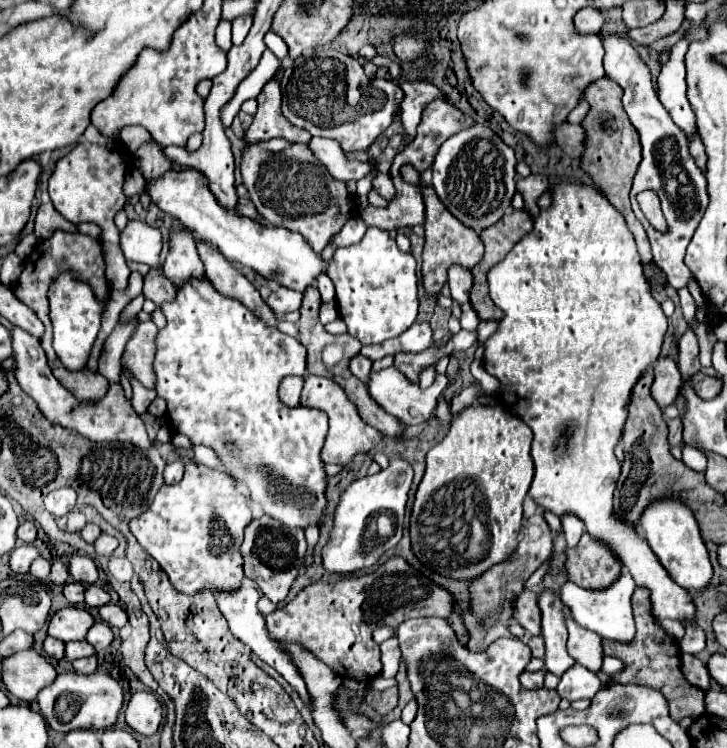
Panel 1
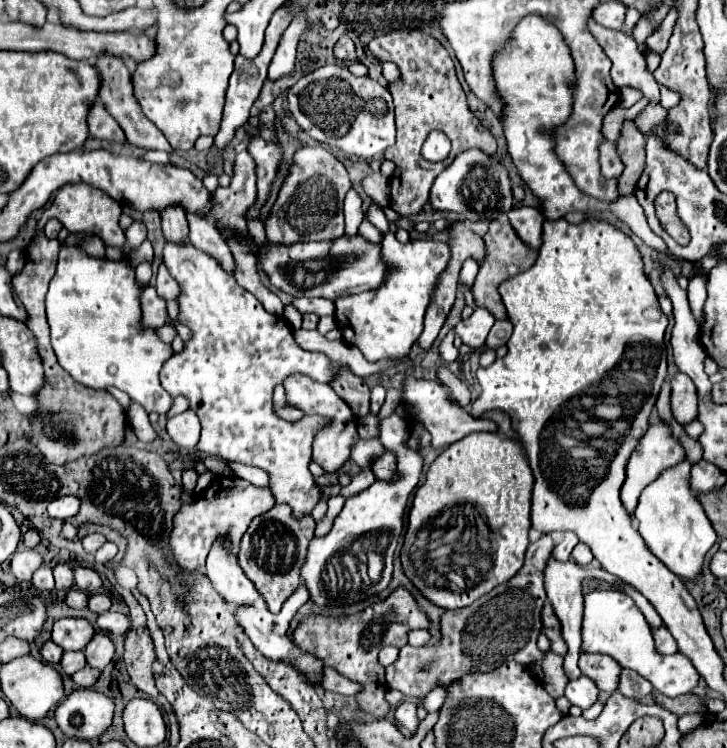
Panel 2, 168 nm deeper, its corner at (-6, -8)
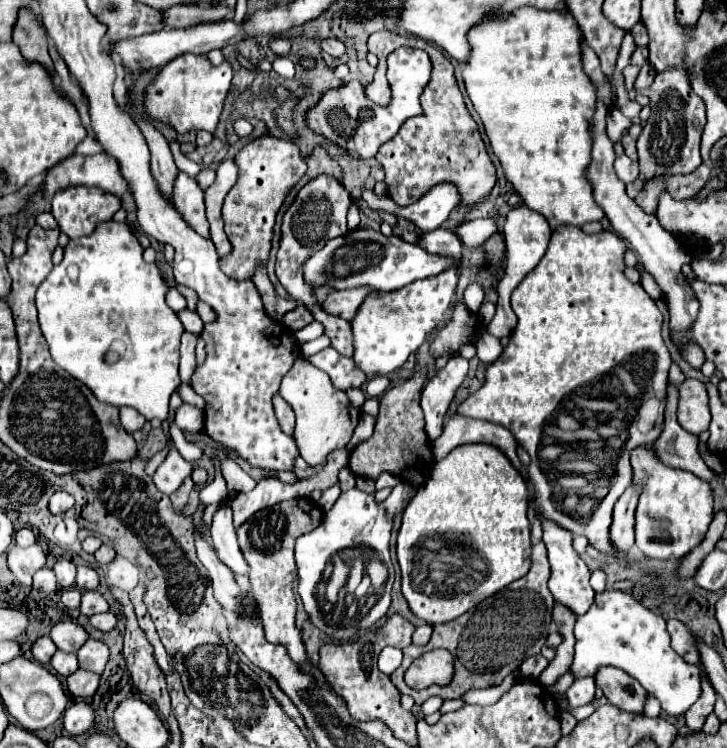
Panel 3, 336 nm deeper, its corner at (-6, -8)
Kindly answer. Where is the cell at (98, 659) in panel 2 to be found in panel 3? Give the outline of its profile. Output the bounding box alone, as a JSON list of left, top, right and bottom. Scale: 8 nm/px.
[76,638,108,674]

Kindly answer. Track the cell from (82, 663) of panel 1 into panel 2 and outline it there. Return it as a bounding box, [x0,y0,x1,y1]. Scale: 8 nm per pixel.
[72,666,100,688]

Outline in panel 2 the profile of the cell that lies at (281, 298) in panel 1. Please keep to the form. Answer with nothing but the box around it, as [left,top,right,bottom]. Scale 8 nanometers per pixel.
[292,298,336,316]

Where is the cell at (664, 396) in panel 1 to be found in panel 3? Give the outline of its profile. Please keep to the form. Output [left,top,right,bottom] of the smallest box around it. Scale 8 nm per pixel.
[678,380,710,434]

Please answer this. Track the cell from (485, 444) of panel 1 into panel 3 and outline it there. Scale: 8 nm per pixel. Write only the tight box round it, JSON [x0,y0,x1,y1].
[398,444,530,624]

